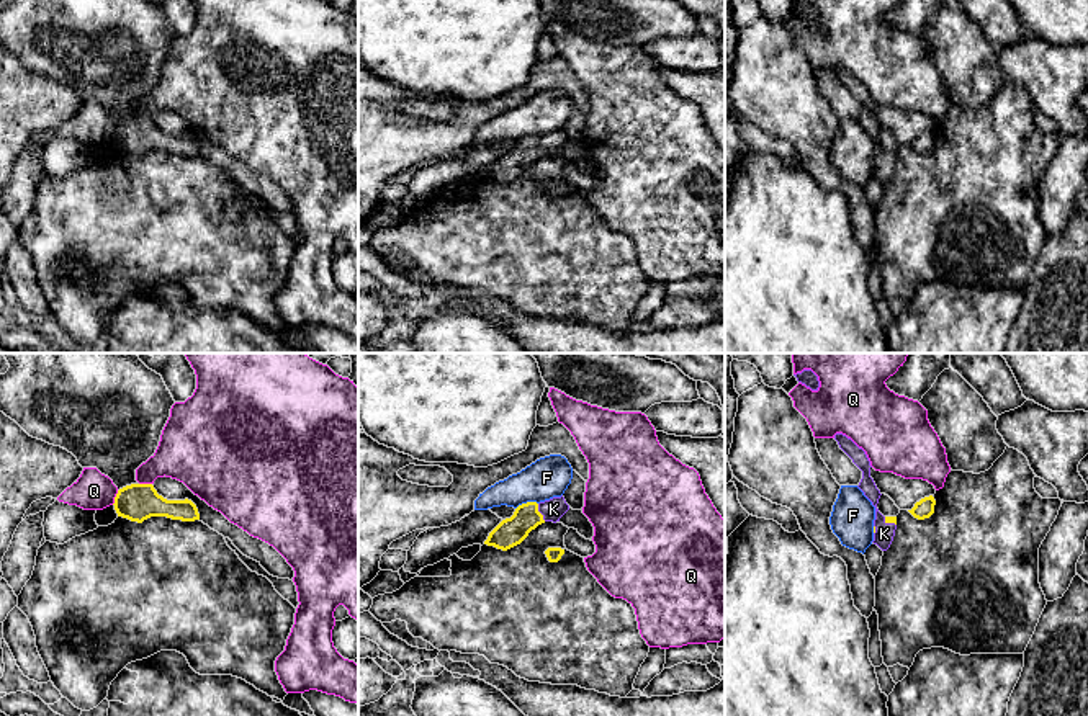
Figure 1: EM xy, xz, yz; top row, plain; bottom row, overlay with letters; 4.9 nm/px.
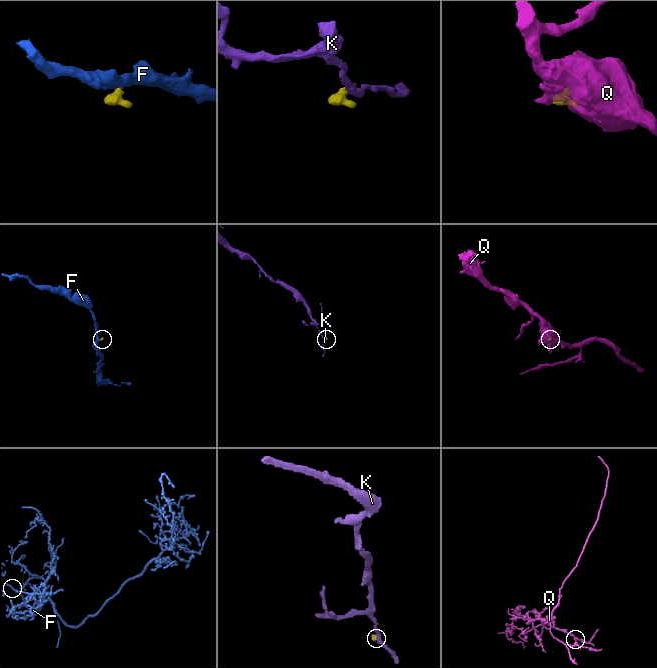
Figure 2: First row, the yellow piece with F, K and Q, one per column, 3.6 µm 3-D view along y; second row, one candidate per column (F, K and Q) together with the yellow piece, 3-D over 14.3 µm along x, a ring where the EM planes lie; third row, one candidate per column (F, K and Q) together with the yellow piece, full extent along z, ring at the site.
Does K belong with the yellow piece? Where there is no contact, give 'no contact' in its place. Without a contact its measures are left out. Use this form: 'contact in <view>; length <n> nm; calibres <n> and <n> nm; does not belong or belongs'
contact in xz; length 100 nm; calibres 140 and 110 nm; belongs

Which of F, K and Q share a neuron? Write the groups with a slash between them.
F / K / Q

